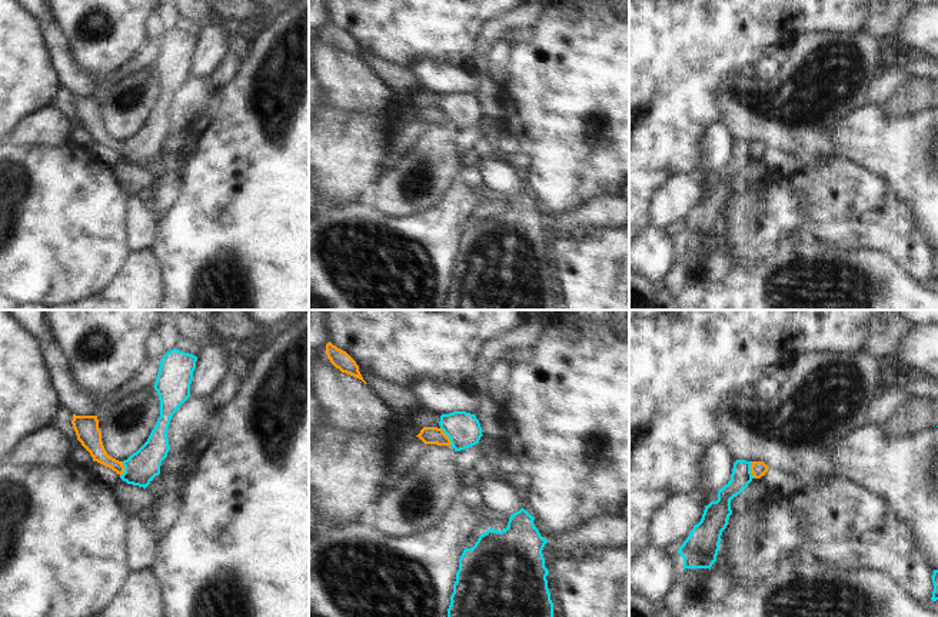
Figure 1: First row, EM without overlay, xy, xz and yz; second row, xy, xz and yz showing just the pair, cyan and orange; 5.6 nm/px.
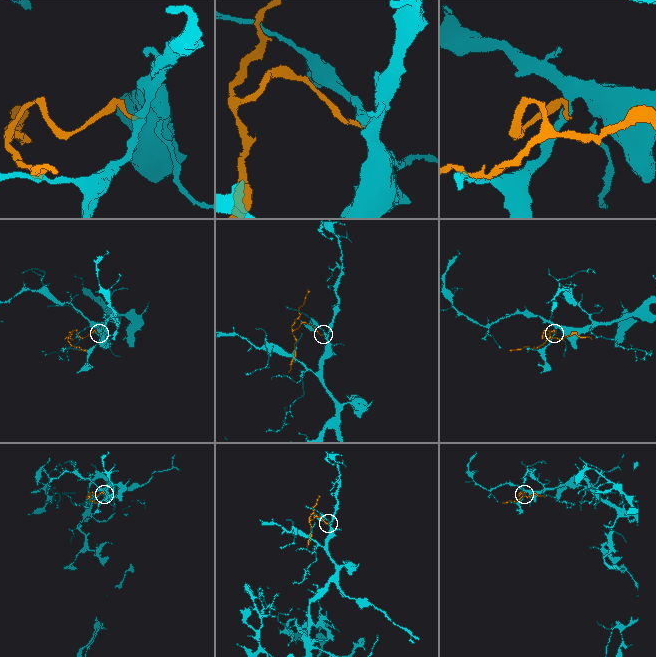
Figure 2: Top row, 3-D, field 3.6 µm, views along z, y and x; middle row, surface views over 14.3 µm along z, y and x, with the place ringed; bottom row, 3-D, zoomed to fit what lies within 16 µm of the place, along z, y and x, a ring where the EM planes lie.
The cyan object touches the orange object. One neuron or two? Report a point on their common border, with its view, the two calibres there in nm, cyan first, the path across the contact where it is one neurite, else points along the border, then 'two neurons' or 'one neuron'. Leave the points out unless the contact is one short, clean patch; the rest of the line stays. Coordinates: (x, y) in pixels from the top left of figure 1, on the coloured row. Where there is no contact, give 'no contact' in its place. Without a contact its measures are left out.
xz (446, 434) | 190/100 nm | along xz (441, 427), (452, 444) | two neurons

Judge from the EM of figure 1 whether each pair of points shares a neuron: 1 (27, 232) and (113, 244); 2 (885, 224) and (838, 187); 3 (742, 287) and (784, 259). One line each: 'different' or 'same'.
1: same
2: same
3: same

